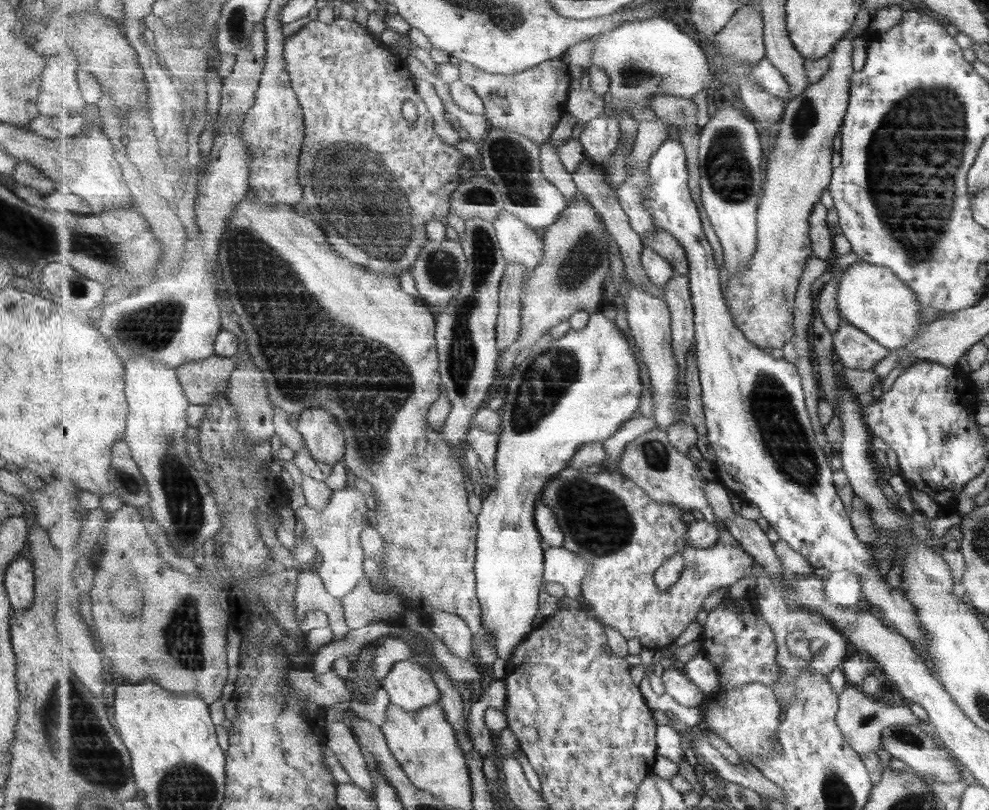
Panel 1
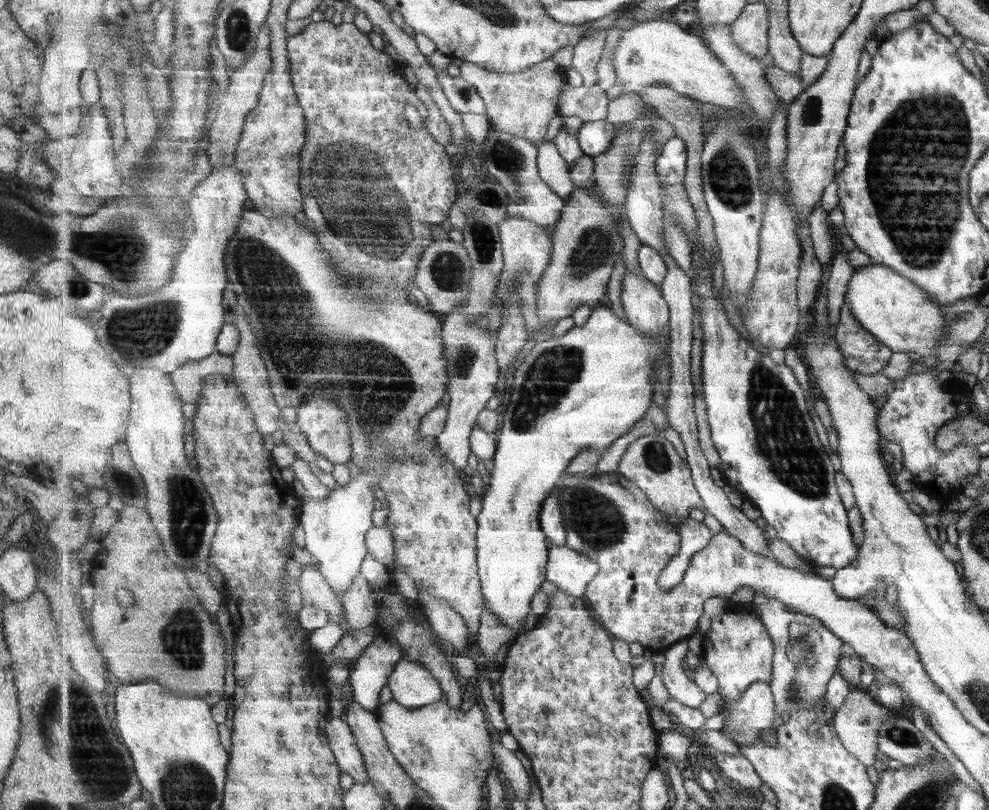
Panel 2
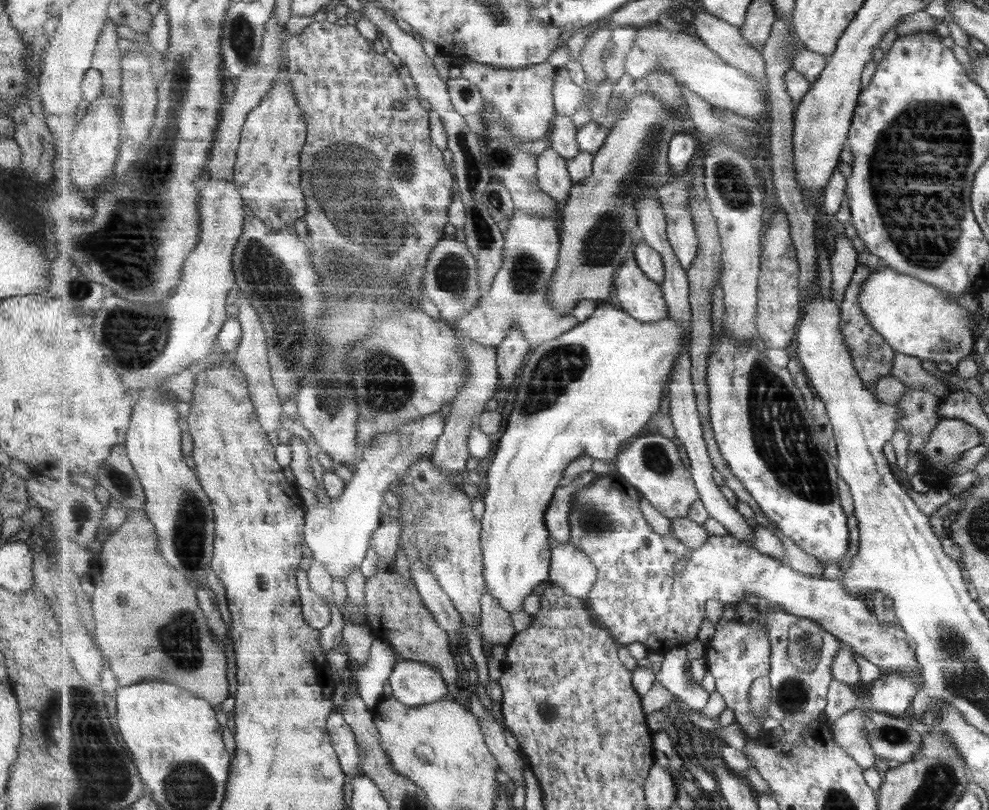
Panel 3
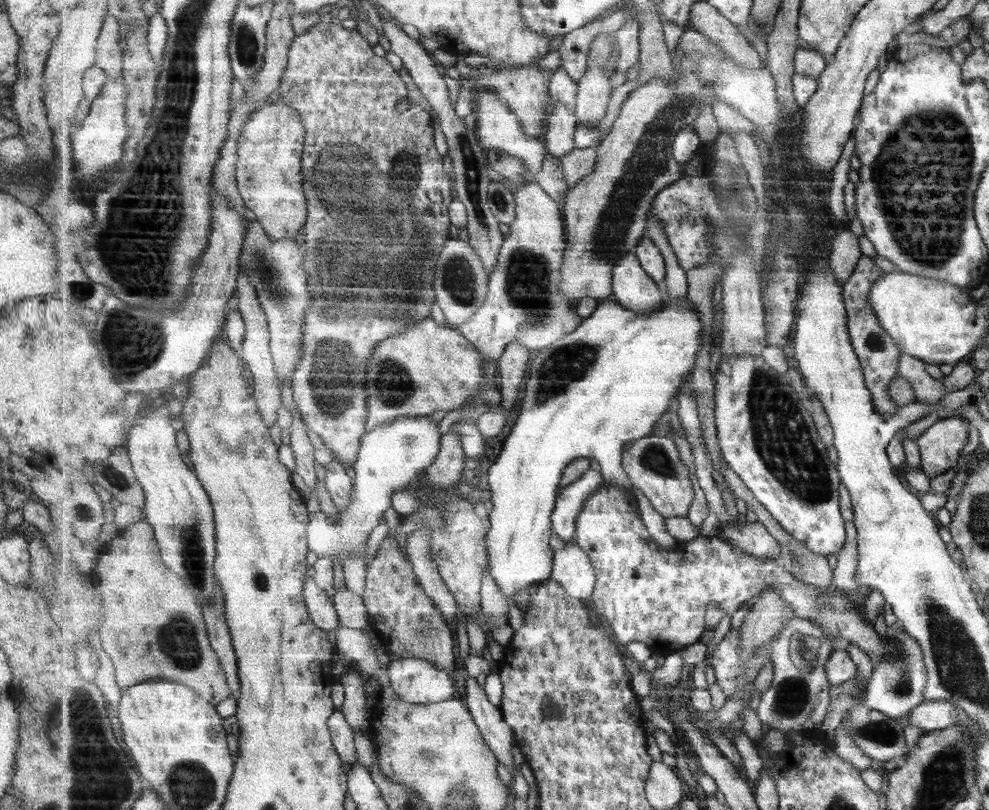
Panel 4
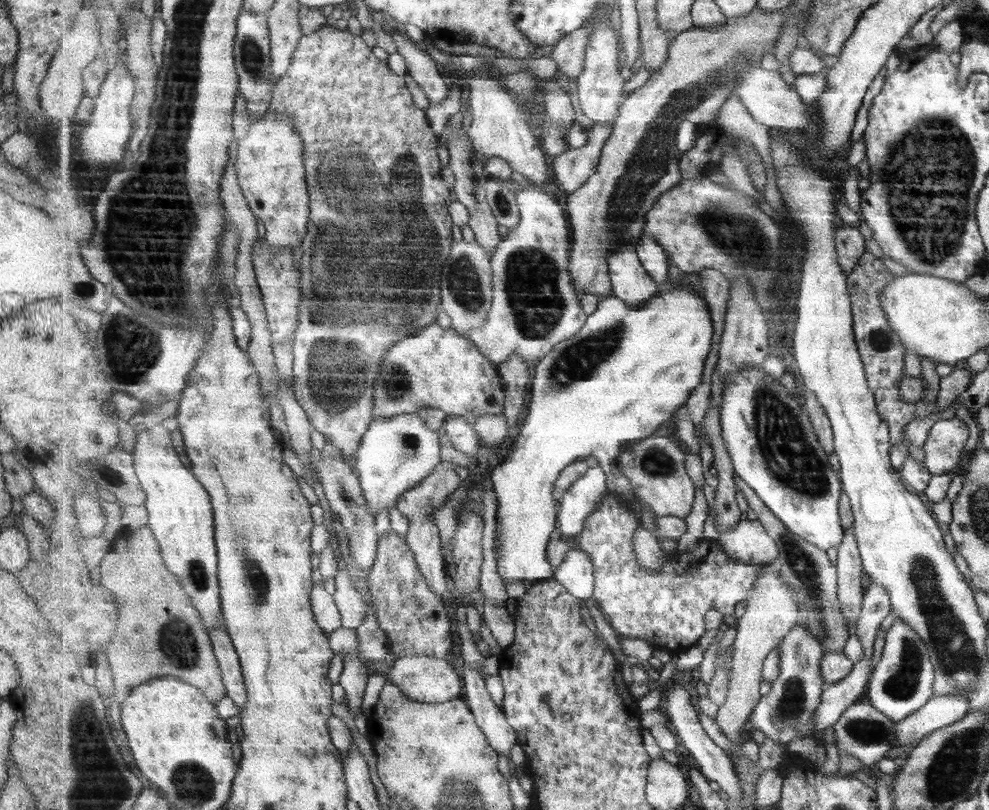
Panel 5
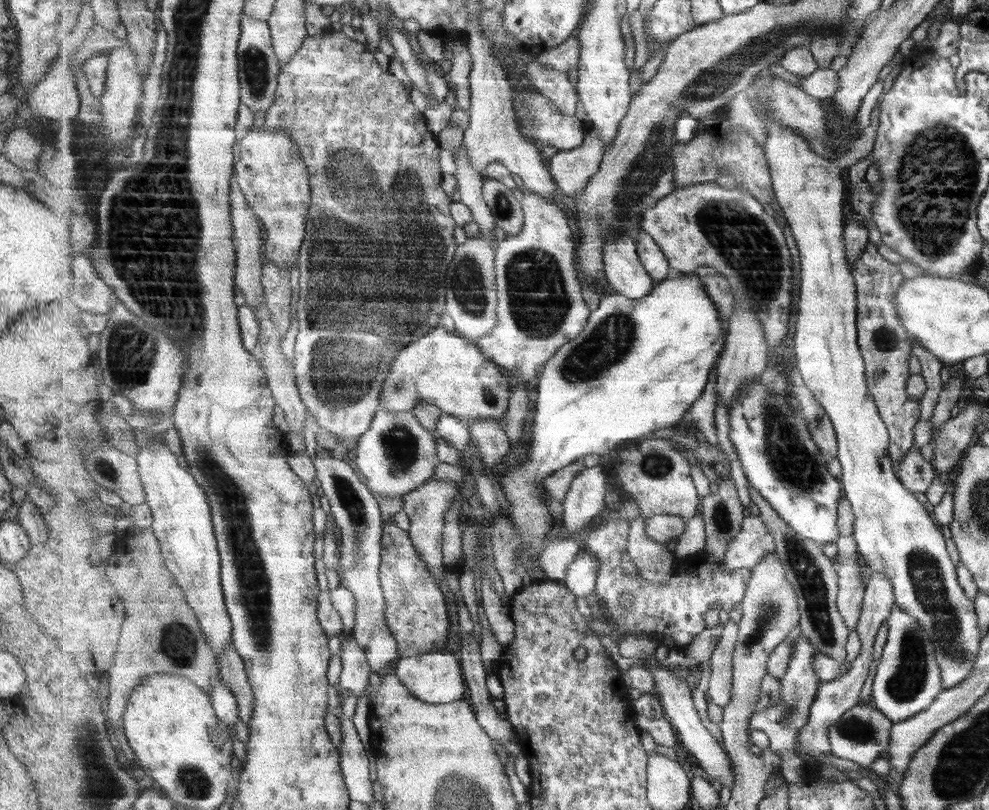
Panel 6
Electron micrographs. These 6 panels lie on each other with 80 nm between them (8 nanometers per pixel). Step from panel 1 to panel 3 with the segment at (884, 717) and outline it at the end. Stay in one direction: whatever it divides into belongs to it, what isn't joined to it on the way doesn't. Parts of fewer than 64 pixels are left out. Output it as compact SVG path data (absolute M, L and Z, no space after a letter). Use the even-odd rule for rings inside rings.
M851 708L832 725L832 731L837 743L860 768L872 768L875 756L866 739L866 732L862 729L864 718L871 710L867 708Z

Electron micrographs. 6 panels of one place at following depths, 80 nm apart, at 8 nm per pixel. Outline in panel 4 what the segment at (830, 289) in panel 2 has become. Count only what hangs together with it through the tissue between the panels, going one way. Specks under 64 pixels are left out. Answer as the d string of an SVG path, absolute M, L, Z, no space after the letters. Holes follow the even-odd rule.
M845 226L843 231L832 240L830 252L830 264L842 287L845 286L846 280L861 255L857 238Z

